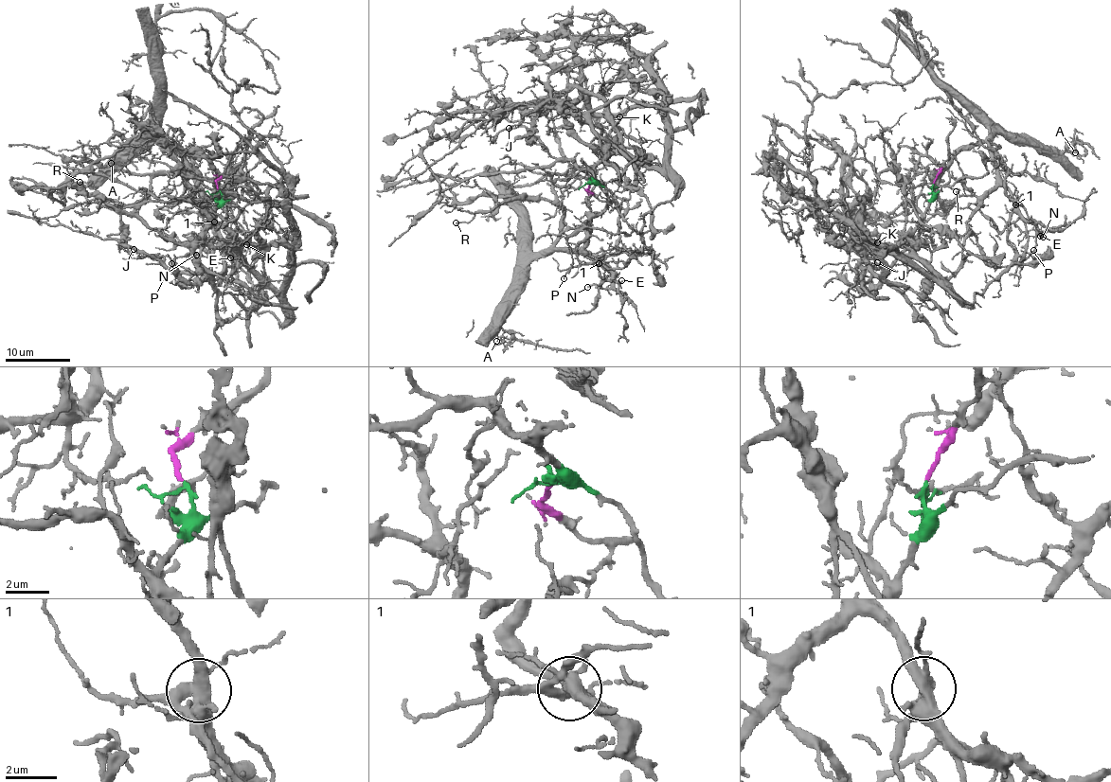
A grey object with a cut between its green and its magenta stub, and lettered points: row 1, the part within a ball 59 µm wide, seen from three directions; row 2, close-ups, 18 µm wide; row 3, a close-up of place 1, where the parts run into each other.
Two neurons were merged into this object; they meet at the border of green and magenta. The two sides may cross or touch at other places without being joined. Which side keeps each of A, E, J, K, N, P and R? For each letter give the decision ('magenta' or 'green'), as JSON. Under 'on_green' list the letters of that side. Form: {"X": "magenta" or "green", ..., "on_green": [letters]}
{"A": "magenta", "E": "magenta", "J": "green", "K": "green", "N": "magenta", "P": "magenta", "R": "magenta", "on_green": ["J", "K"]}

